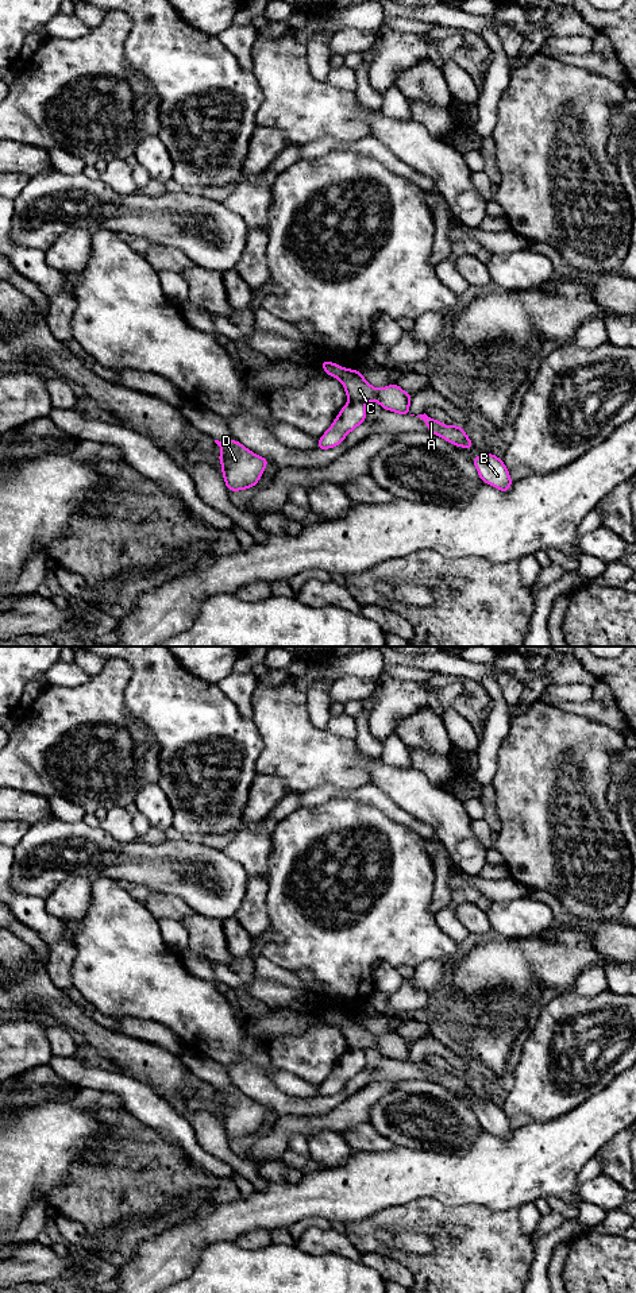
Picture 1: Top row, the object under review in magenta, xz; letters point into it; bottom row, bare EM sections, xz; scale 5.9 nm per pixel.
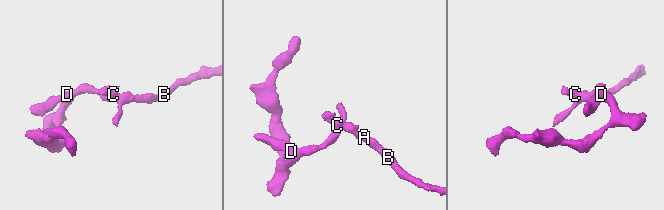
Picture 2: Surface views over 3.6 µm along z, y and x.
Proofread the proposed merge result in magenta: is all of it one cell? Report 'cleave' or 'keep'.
cleave

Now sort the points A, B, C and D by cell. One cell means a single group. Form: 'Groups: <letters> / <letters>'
Groups: A B C / D

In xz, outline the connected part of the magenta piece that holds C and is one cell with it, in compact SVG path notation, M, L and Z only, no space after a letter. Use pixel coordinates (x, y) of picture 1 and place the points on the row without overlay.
M321 1008L327 1023L338 1026L344 1034L348 1049L375 1049L385 1058L396 1060L401 1064L410 1062L409 1053L412 1042L405 1041L397 1031L383 1037L373 1035L358 1018L343 1016L339 1011Z

